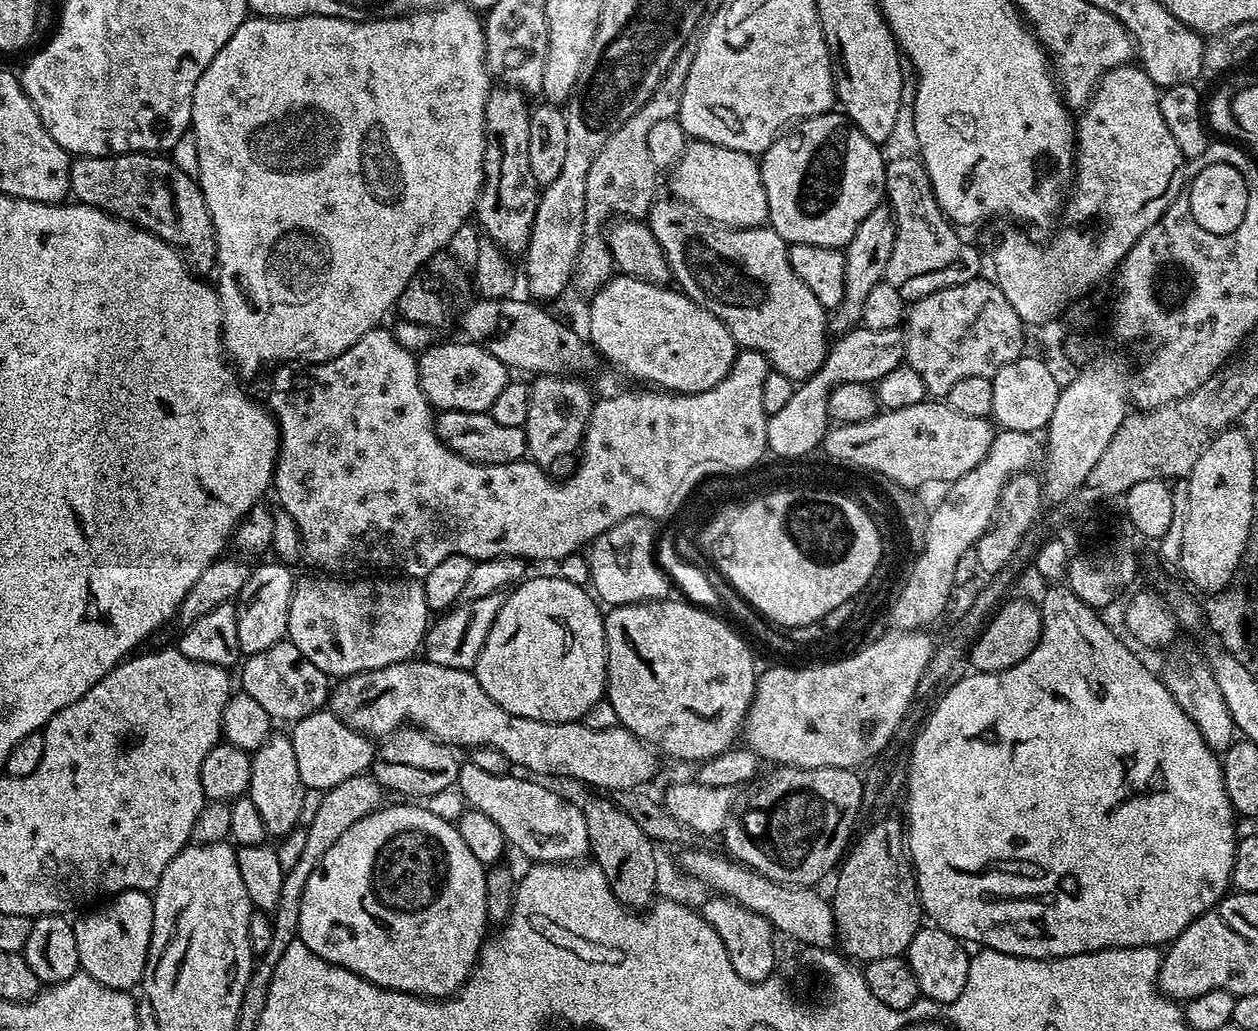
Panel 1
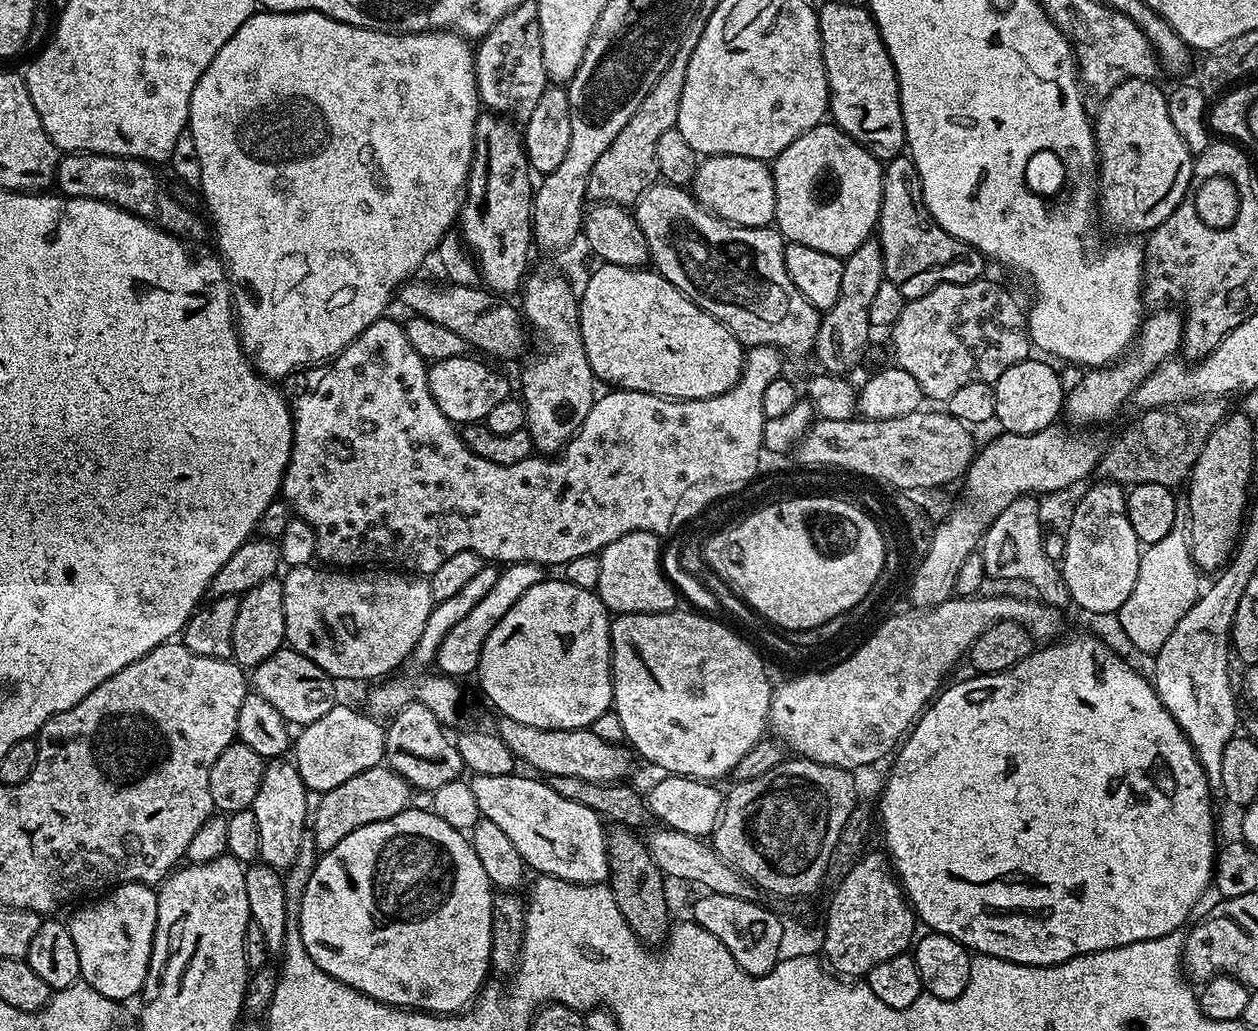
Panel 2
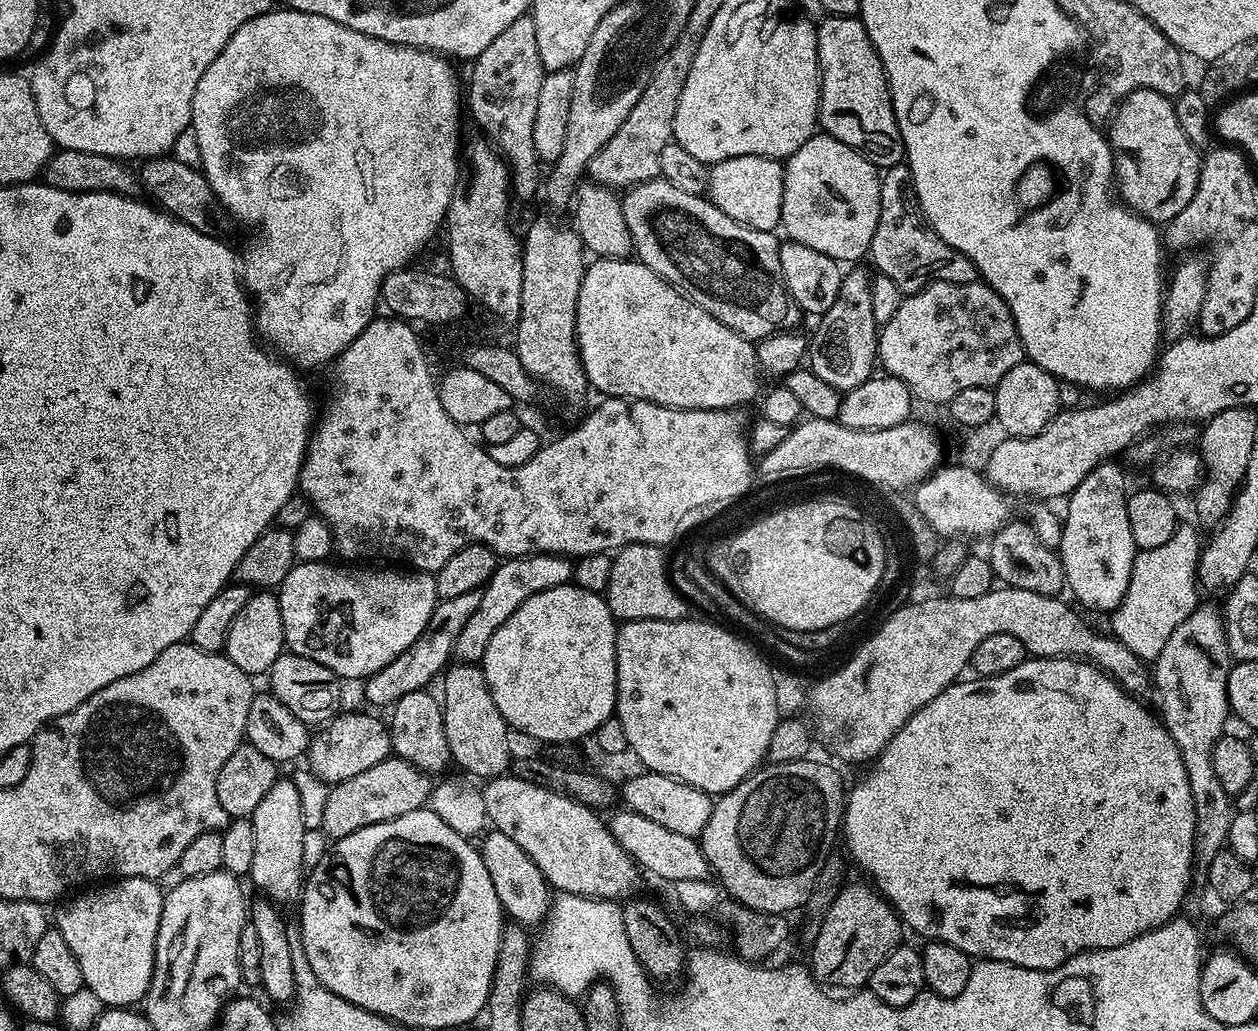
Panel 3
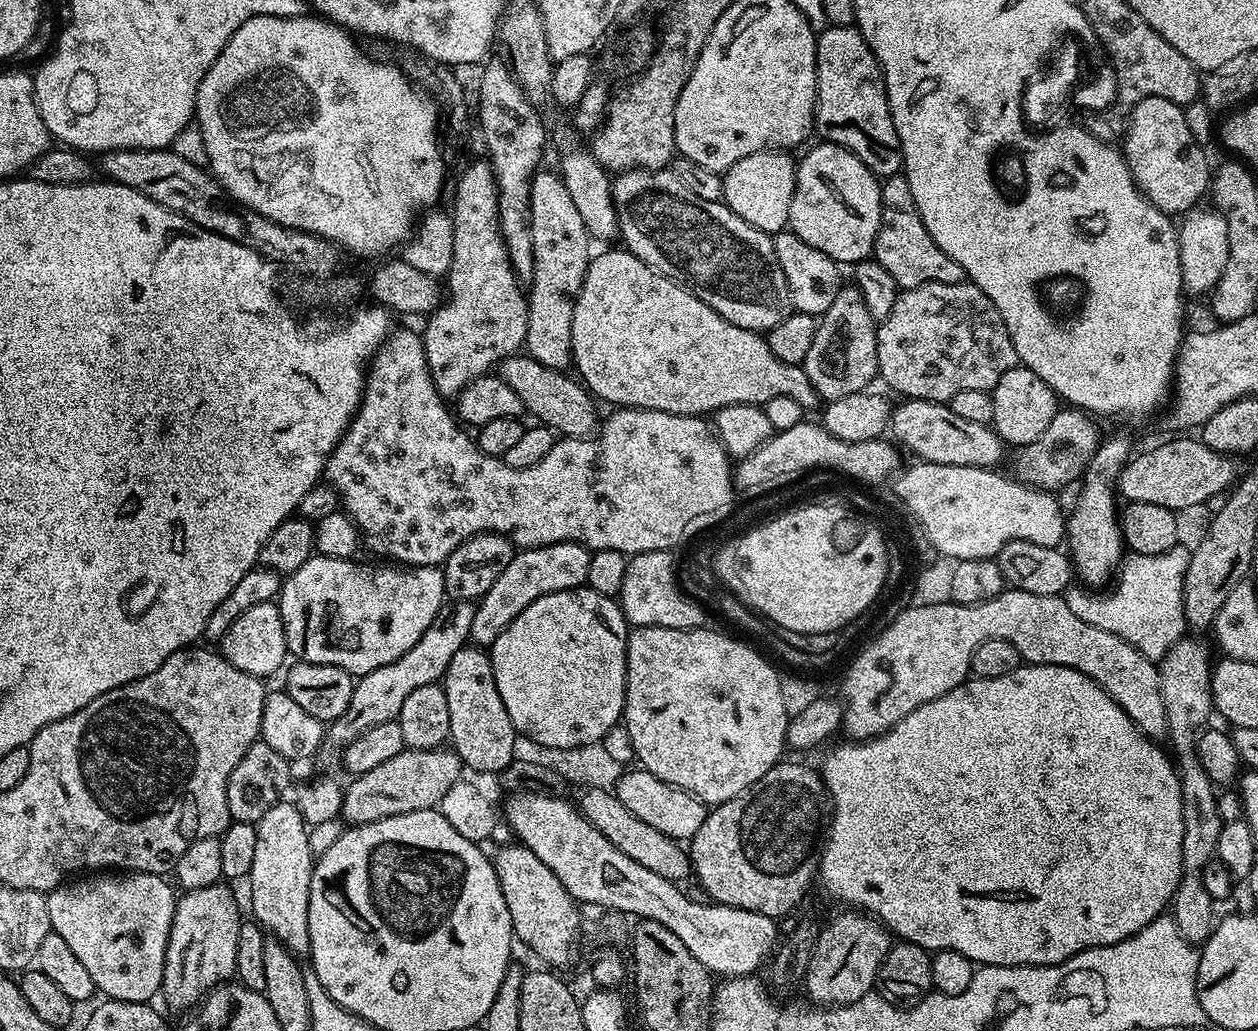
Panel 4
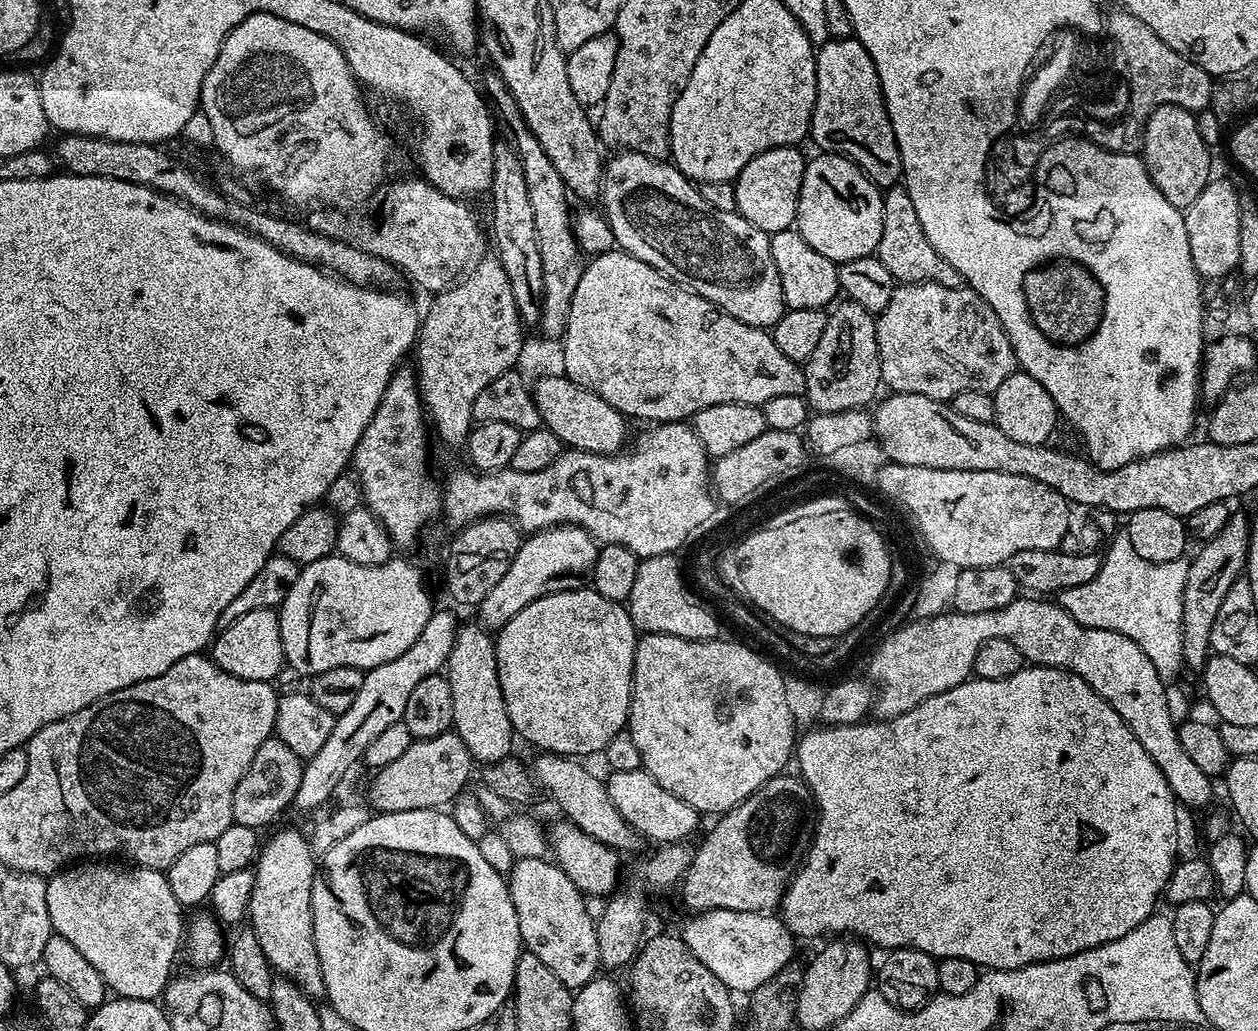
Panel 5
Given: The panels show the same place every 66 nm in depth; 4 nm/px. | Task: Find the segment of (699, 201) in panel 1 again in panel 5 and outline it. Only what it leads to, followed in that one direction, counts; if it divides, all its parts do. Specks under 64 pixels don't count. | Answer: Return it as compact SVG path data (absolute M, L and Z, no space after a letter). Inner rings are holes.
M796 146L771 148L746 162L743 170L734 181L736 188L736 211L742 218L749 220L758 230L781 232L792 228L796 223L798 194L802 190L806 156Z

